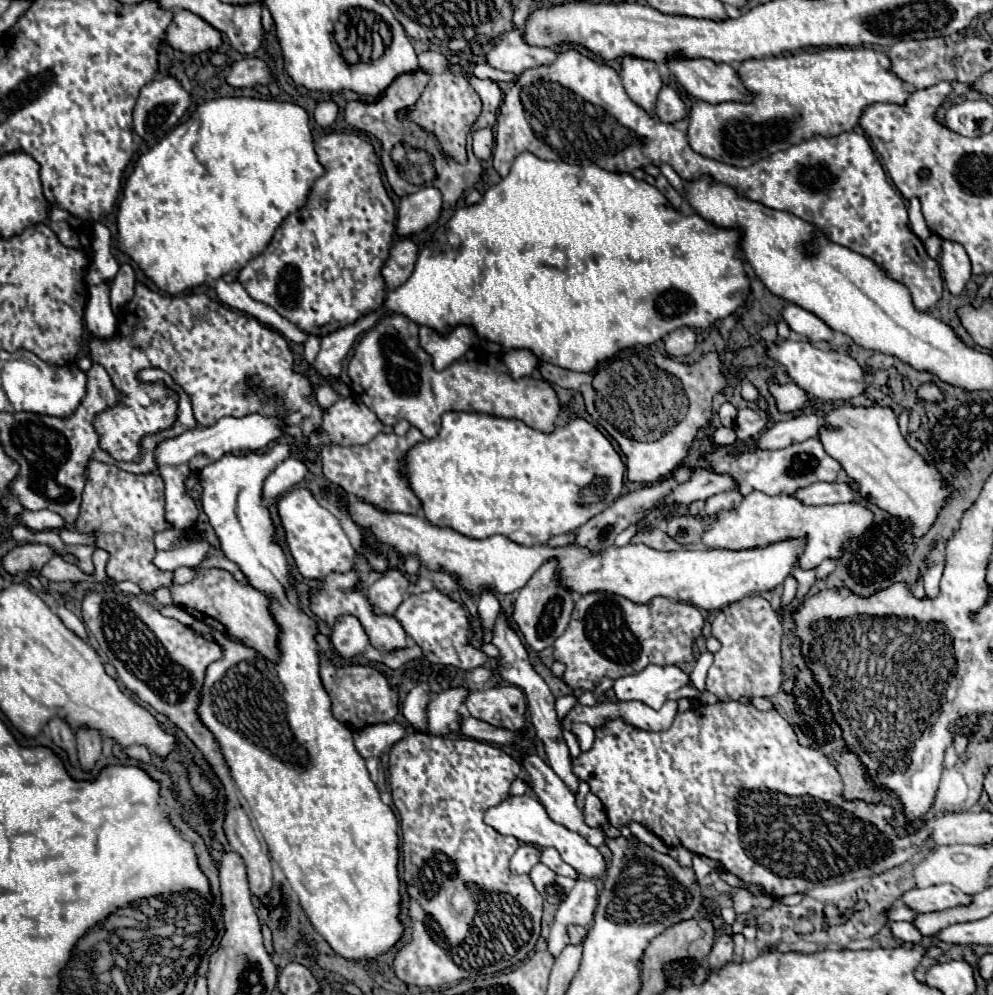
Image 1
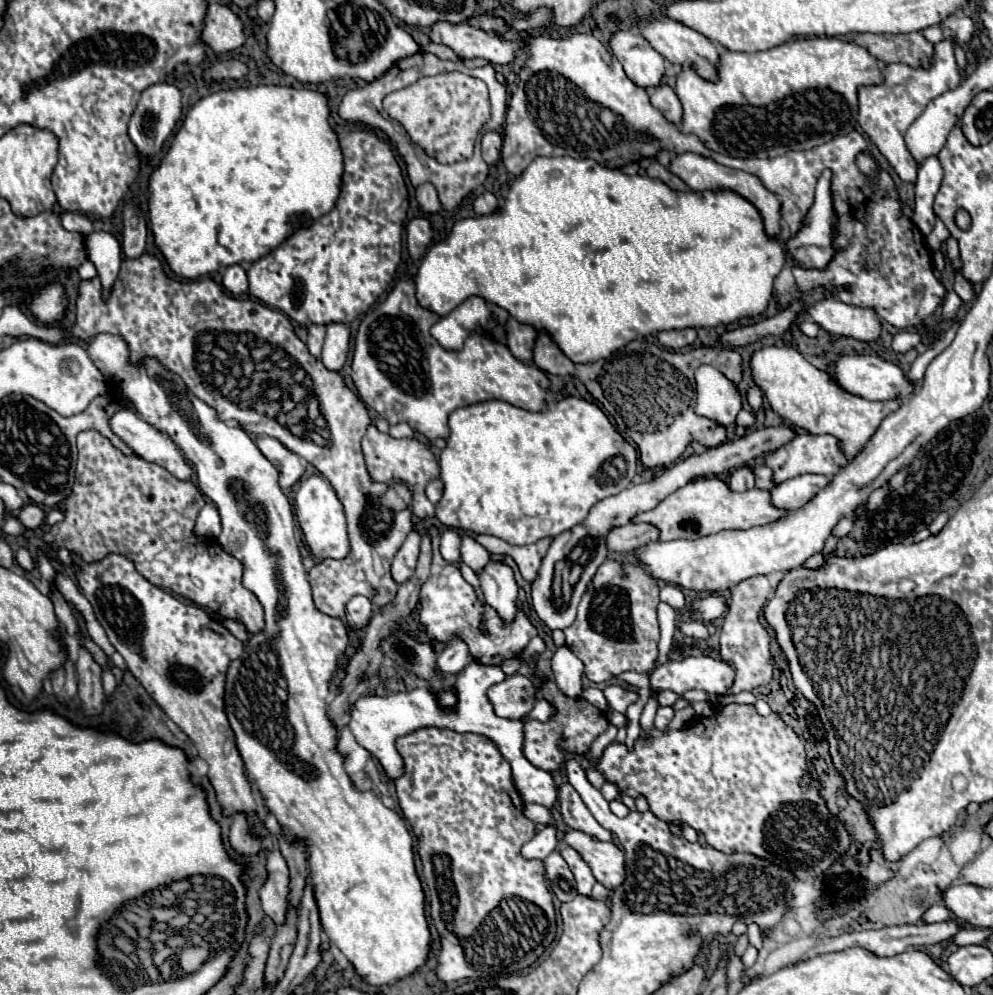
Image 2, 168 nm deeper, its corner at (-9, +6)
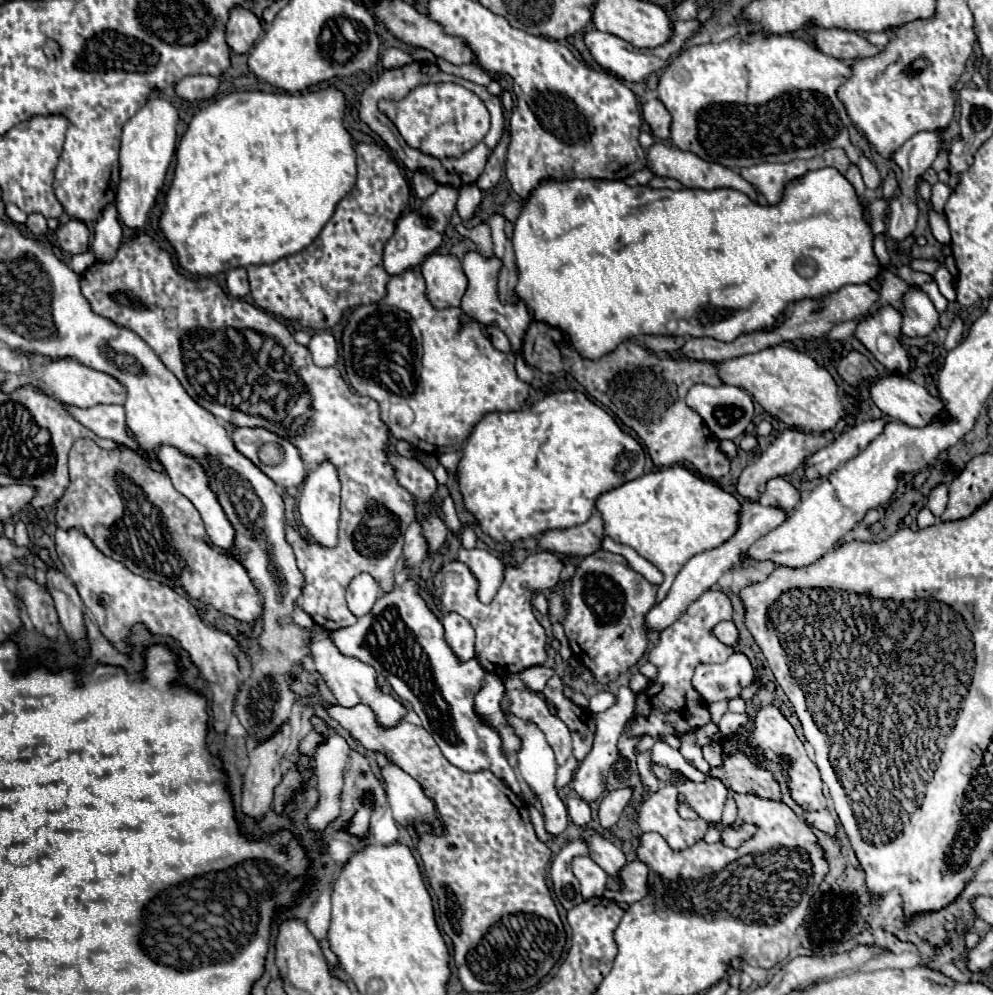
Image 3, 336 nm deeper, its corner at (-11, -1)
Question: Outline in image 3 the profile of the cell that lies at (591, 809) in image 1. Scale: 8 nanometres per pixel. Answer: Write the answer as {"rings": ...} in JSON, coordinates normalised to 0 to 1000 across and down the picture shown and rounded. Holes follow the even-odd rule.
{"rings":[[[625,690],[621,696],[621,707],[617,711],[613,711],[607,717],[599,719],[599,727],[601,727],[601,735],[599,735],[599,747],[595,757],[587,763],[587,767],[581,771],[579,779],[577,779],[577,793],[581,795],[581,799],[587,805],[601,805],[605,801],[605,797],[609,795],[609,779],[613,779],[615,771],[619,769],[619,765],[623,763],[621,757],[621,745],[629,733],[629,727],[637,723],[639,719],[639,705],[641,705],[641,696],[637,696],[633,690]]]}

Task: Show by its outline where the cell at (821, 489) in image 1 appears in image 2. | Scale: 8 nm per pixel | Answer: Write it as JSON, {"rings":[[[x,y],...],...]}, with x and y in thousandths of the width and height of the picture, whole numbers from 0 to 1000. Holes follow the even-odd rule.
{"rings":[[[809,476],[803,480],[797,480],[795,484],[787,484],[787,488],[780,488],[776,492],[776,505],[784,513],[803,513],[811,509],[825,492],[829,492],[835,486],[835,480],[823,478],[823,476]]]}

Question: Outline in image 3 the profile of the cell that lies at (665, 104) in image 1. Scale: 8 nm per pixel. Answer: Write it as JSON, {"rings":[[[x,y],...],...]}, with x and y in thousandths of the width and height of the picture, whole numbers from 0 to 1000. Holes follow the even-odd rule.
{"rings":[[[654,97],[648,104],[648,118],[656,126],[658,138],[662,138],[662,140],[674,140],[678,118],[676,118],[676,114],[672,112],[672,108],[664,99]]]}

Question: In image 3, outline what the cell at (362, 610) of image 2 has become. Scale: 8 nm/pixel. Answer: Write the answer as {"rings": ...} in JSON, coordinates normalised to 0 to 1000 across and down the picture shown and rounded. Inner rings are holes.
{"rings":[[[364,576],[362,580],[358,580],[349,592],[349,606],[351,606],[351,614],[358,620],[366,620],[370,618],[378,604],[384,600],[384,592],[378,586],[378,582],[370,576]]]}

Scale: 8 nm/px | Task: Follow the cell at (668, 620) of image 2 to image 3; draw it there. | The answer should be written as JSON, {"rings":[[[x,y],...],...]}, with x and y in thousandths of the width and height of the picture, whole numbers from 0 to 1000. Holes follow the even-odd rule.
{"rings":[[[674,469],[646,477],[644,481],[609,495],[601,504],[601,514],[607,518],[609,536],[617,544],[637,550],[648,562],[668,574],[670,584],[664,588],[662,596],[662,606],[666,606],[676,592],[680,578],[698,558],[720,552],[742,536],[746,504],[702,475],[688,469]]]}

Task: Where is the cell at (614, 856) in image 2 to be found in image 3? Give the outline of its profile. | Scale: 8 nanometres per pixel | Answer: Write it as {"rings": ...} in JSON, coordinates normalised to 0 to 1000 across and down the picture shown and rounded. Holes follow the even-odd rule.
{"rings":[[[635,865],[623,875],[623,893],[609,893],[607,902],[621,908],[639,908],[652,899],[652,869]]]}

